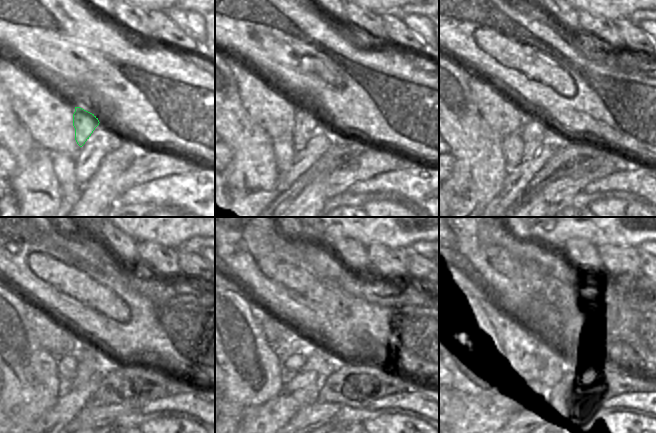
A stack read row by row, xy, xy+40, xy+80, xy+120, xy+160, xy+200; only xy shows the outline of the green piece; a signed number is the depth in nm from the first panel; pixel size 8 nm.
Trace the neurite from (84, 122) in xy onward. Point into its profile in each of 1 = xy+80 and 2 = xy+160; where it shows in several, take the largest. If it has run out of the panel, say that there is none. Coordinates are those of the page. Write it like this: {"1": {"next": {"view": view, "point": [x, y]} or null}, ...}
{"1": {"next": {"view": "xy+80", "point": [532, 130]}}, "2": {"next": {"view": "xy+160", "point": [303, 380]}}}

